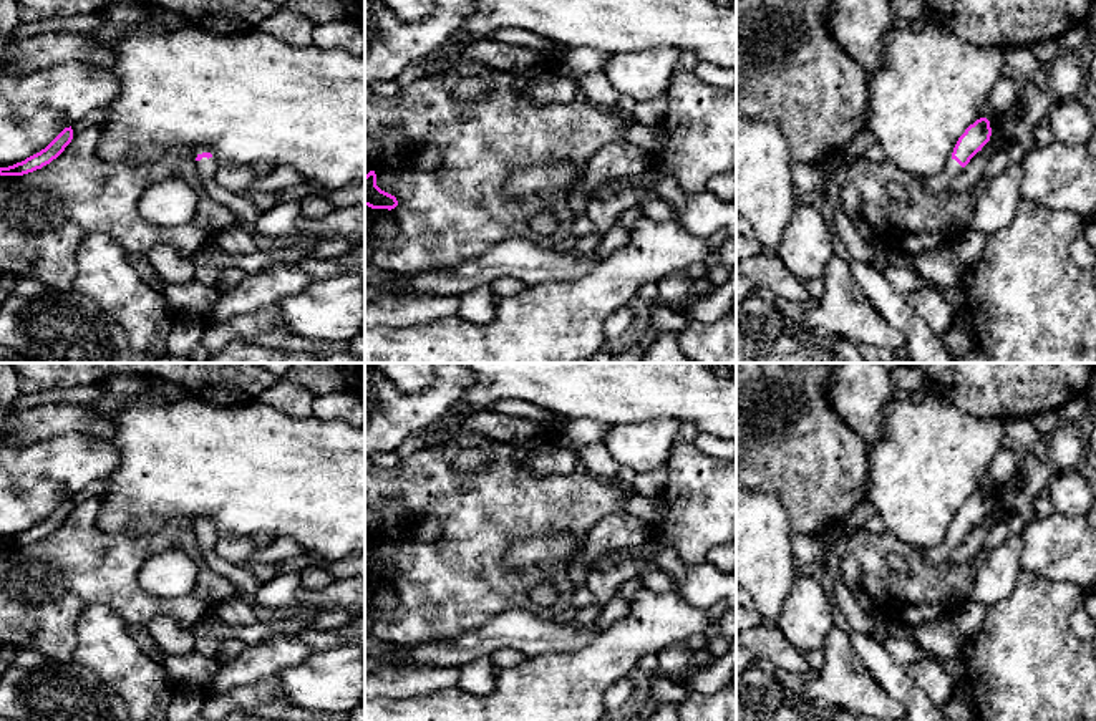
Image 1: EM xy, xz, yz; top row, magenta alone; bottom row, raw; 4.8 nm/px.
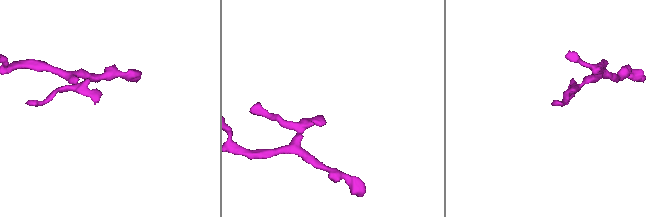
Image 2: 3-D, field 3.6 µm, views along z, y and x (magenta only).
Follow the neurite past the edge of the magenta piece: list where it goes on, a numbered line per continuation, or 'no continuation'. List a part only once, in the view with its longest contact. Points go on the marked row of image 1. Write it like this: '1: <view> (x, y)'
1: xy (206, 168)

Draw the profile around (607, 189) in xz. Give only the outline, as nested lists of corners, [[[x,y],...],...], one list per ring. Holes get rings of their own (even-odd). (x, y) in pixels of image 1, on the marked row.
[[[627,179],[605,181],[589,192],[589,199],[607,201],[613,197],[625,186],[627,186]]]

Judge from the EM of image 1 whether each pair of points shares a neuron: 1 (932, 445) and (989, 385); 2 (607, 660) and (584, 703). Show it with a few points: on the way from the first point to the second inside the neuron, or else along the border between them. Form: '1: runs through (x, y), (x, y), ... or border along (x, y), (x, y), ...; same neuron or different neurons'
1: border along (939, 393), (969, 413), (1002, 420); different neurons
2: runs through (597, 670), (584, 683), (584, 693); same neuron

